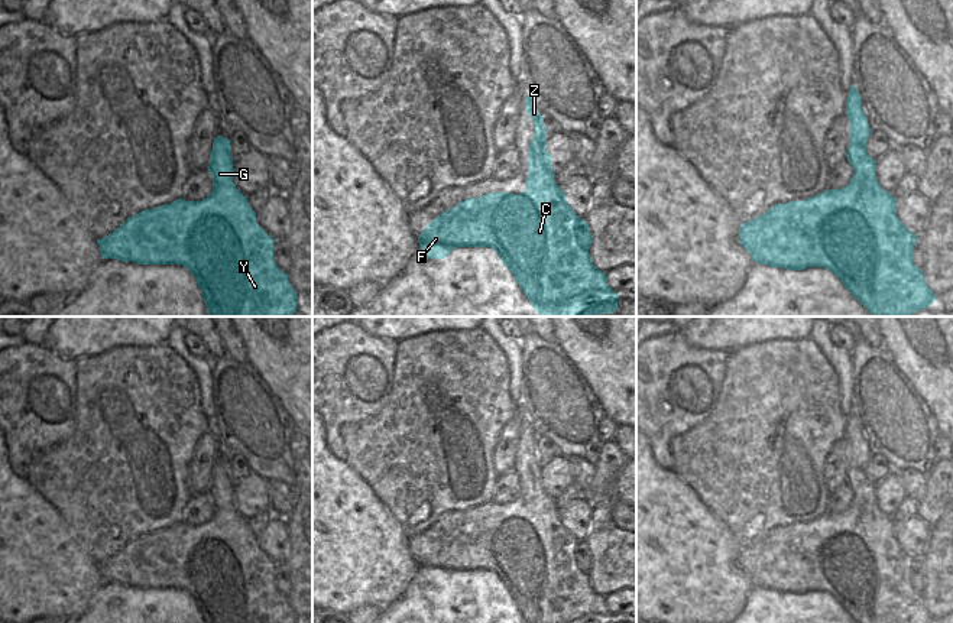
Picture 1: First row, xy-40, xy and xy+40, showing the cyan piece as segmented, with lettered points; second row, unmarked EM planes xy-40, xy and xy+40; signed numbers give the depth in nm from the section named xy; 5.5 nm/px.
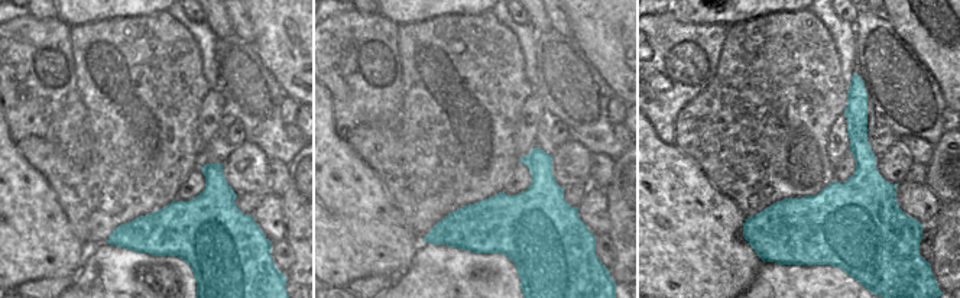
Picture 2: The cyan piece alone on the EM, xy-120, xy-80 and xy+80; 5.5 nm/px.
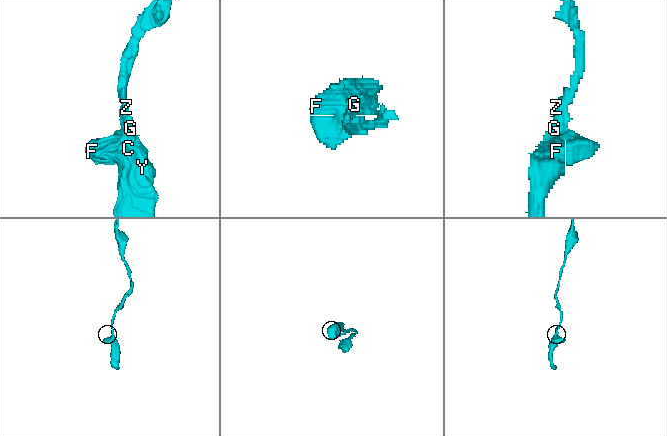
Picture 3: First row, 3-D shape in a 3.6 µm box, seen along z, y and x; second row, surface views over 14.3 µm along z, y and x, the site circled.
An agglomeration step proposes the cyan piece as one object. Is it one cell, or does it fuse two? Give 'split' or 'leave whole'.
leave whole

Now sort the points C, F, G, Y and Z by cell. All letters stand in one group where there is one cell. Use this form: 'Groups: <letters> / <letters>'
Groups: C F G Y Z

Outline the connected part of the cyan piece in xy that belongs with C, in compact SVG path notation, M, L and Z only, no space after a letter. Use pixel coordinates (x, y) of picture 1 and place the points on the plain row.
M529 418L525 435L534 445L525 515L518 519L496 515L460 525L430 545L418 567L425 581L432 584L445 583L457 571L492 571L528 623L617 623L617 617L606 607L606 597L591 587L589 548L577 541L554 503L542 439Z

